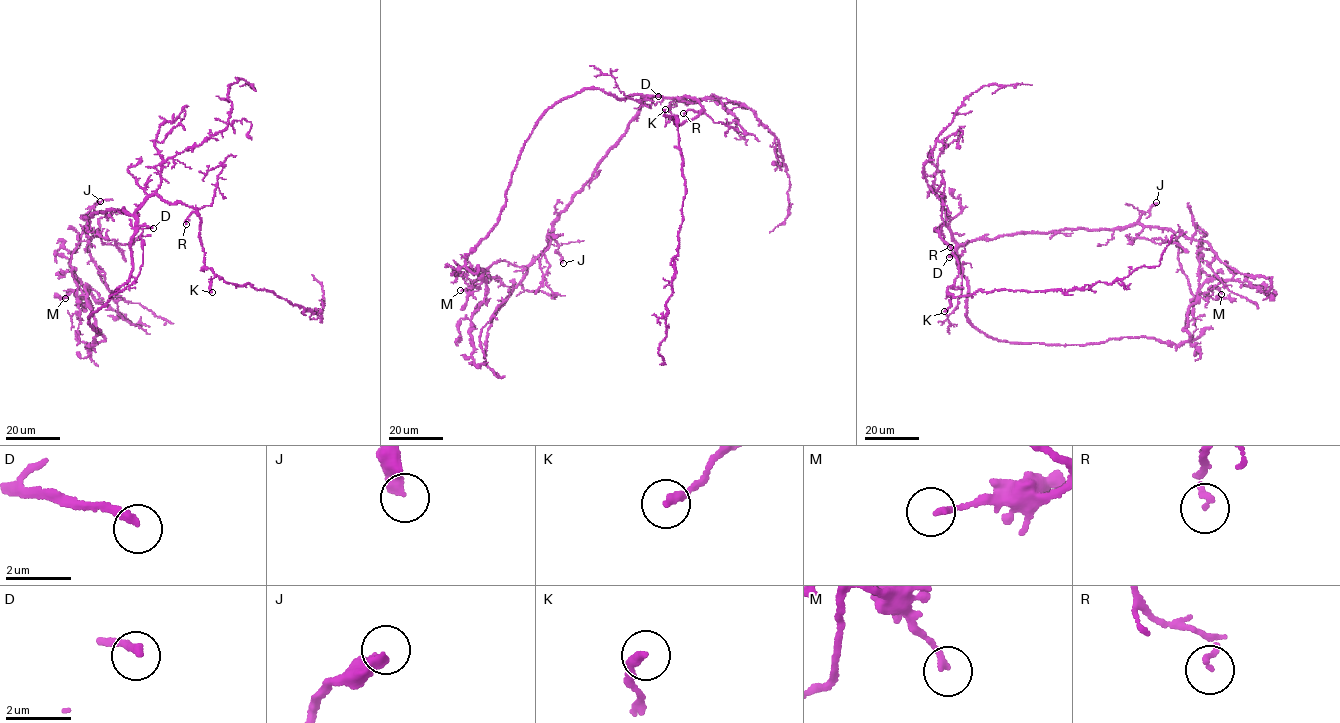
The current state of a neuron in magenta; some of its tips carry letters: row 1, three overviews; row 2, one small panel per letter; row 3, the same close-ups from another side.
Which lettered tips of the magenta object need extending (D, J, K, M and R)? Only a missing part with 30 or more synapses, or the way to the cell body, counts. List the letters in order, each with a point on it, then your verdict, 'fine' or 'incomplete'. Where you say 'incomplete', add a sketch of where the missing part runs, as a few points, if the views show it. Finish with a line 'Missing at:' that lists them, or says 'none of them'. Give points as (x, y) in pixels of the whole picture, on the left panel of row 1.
D: place (153, 228); incomplete; course (153, 228), (172, 264), (172, 270), (164, 274), (163, 281), (158, 281), (178, 267), (182, 248), (201, 246)
J: place (100, 201); incomplete; course (100, 201), (81, 228), (74, 227), (66, 218), (62, 222)
K: place (212, 292); fine
M: place (65, 298); fine
R: place (186, 224); fine
Missing at: D, J

